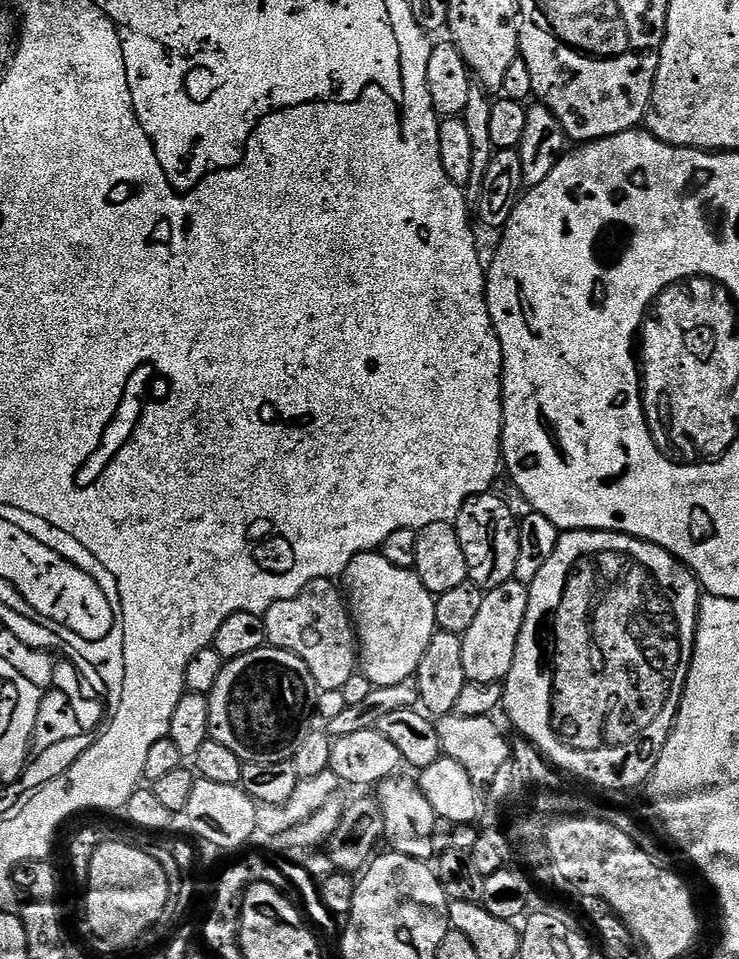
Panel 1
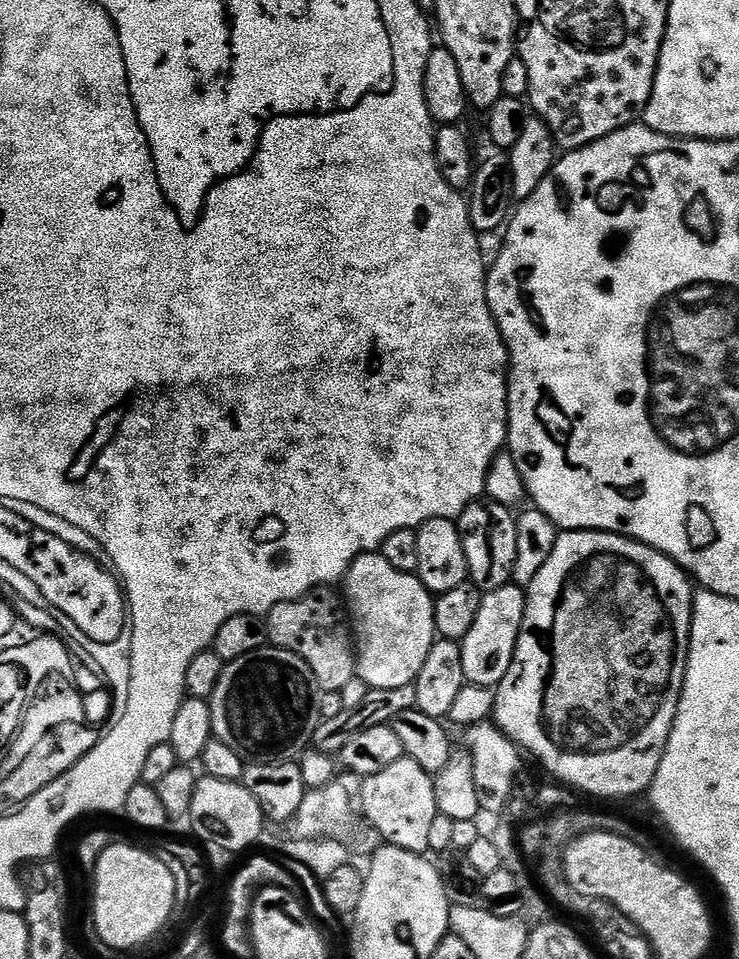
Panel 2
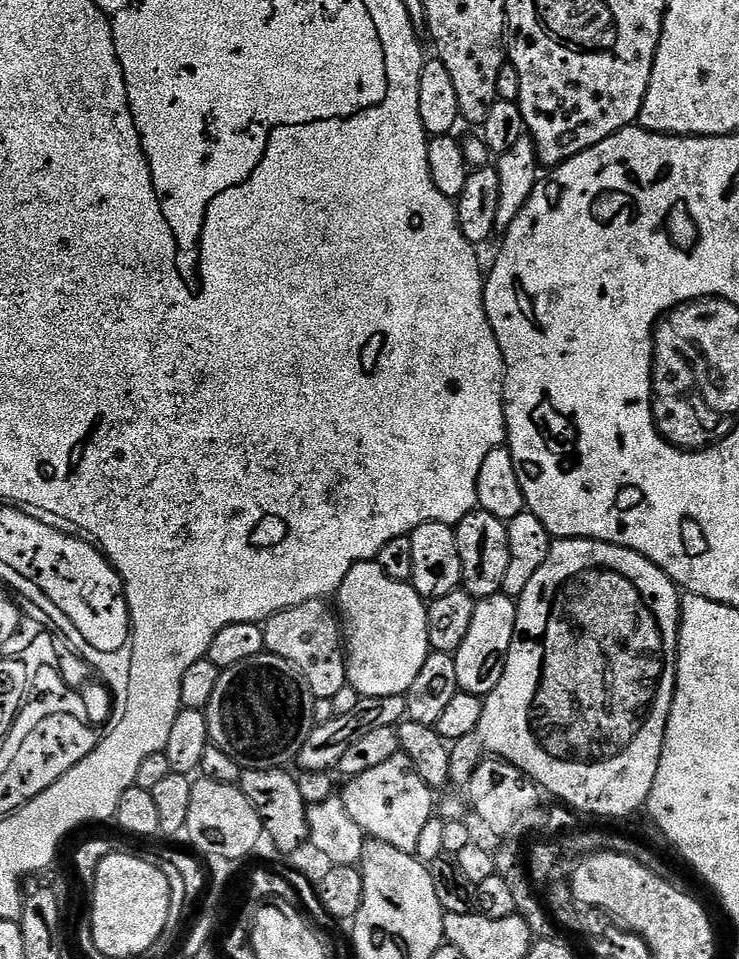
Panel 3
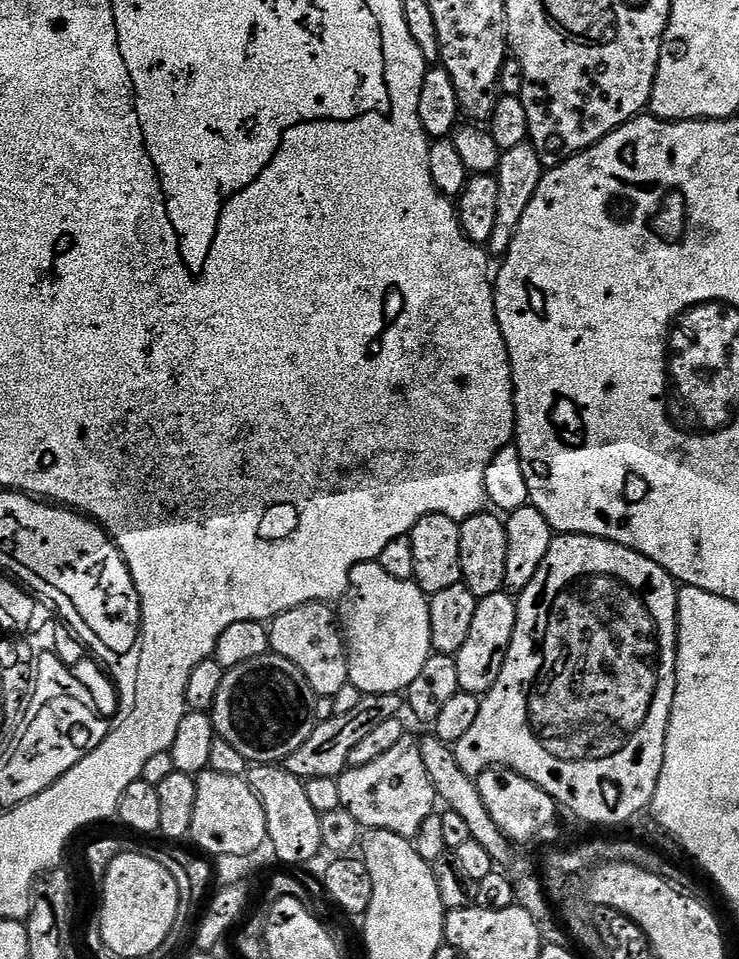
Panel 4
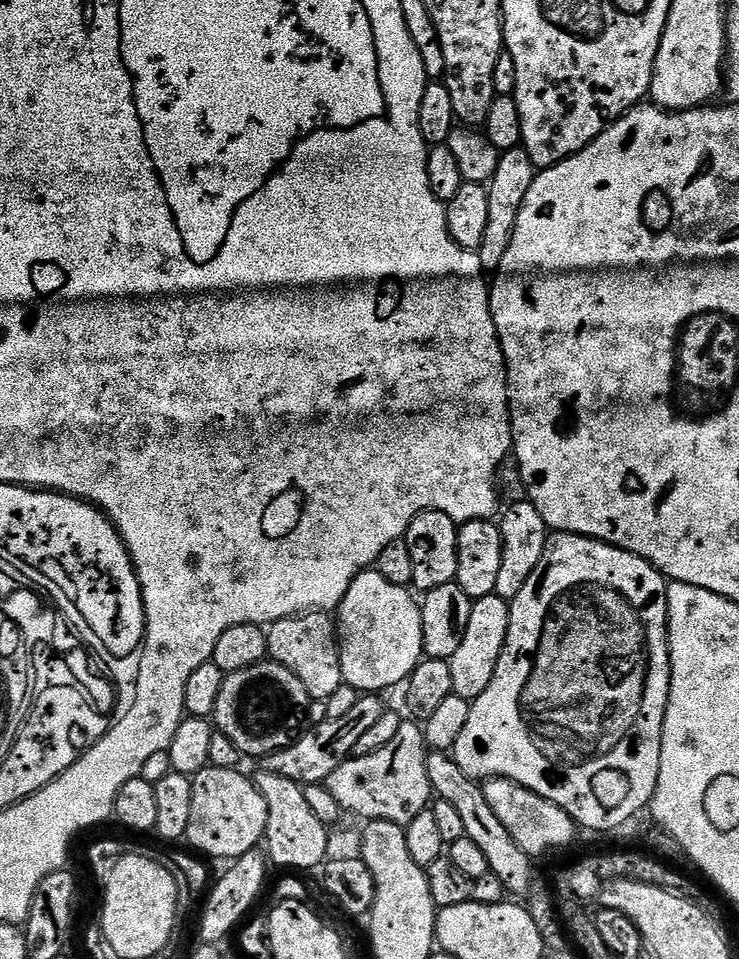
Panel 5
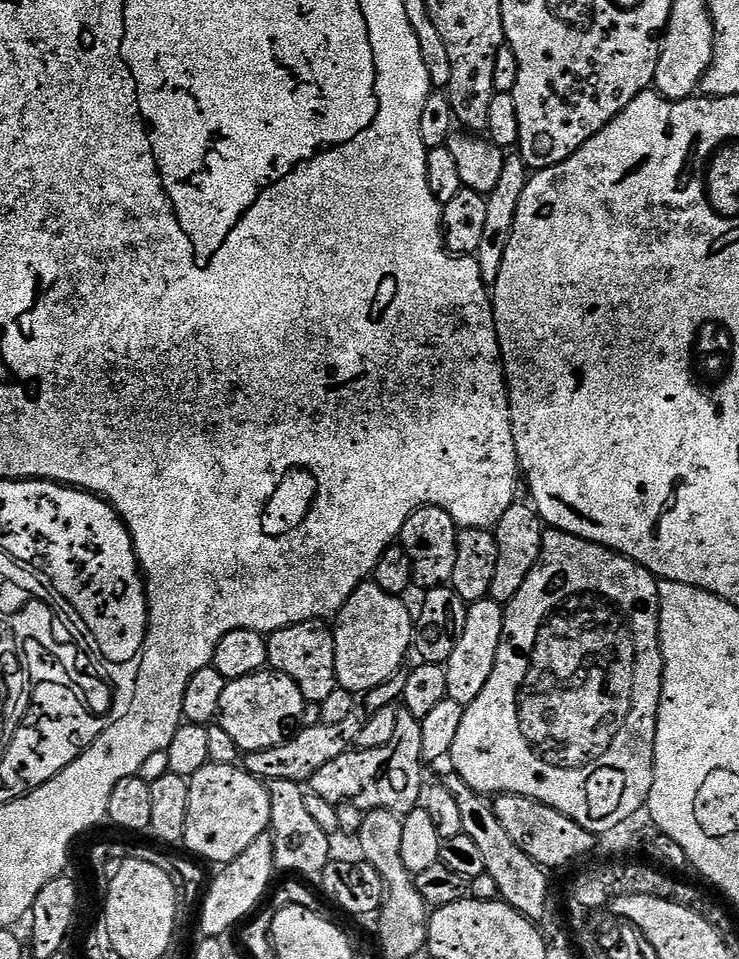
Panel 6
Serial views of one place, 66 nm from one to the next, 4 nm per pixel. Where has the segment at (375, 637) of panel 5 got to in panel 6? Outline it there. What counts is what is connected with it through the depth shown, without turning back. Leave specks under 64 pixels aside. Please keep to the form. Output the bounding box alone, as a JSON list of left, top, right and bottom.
[334,582,414,694]

